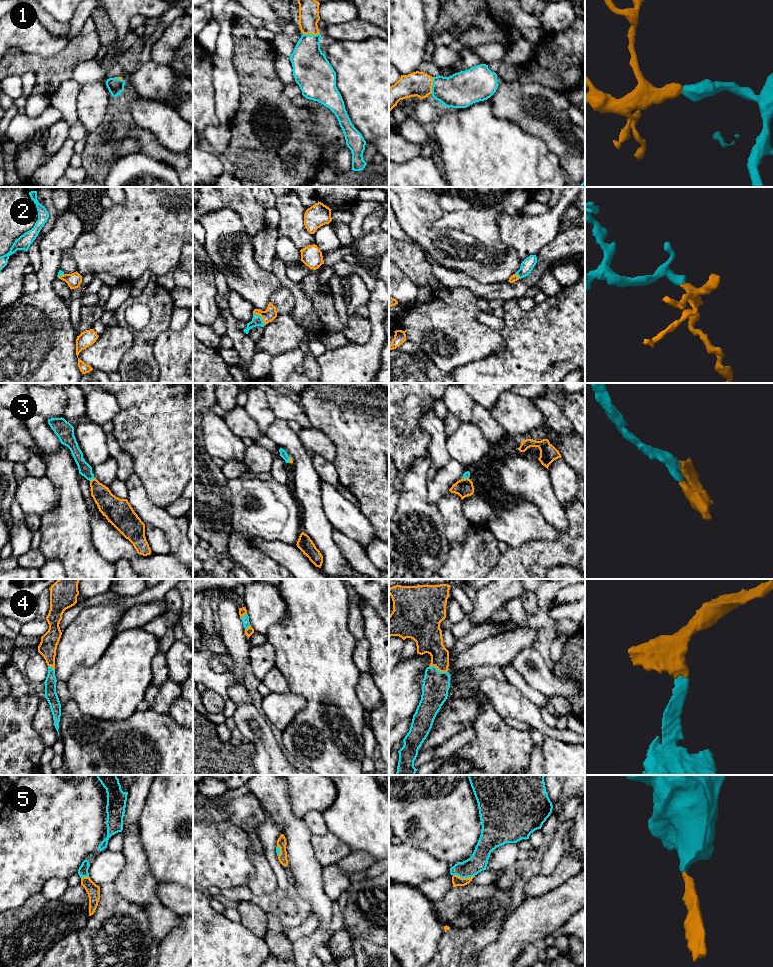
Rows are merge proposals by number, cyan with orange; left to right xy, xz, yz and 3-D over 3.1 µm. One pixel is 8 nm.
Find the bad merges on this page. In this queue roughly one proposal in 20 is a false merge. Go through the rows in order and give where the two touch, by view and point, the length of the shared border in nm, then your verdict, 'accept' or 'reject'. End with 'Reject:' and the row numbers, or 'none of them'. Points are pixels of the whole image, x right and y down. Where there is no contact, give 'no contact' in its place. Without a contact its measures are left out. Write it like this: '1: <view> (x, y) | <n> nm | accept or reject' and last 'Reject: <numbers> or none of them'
1: xz (311, 35) | 140 nm | accept
2: xz (260, 317) | 140 nm | accept
3: xy (91, 479) | 40 nm | accept
4: yz (437, 669) | 160 nm | accept
5: yz (464, 877) | 180 nm | accept
Reject: none of them

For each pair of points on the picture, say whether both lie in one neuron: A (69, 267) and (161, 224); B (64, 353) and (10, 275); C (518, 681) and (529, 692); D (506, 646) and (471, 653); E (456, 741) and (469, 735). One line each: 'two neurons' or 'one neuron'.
A: two neurons
B: two neurons
C: one neuron
D: one neuron
E: one neuron

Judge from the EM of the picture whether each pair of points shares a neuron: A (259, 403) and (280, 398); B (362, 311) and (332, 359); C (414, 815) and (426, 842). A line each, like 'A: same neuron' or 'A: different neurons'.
A: different neurons
B: different neurons
C: same neuron

